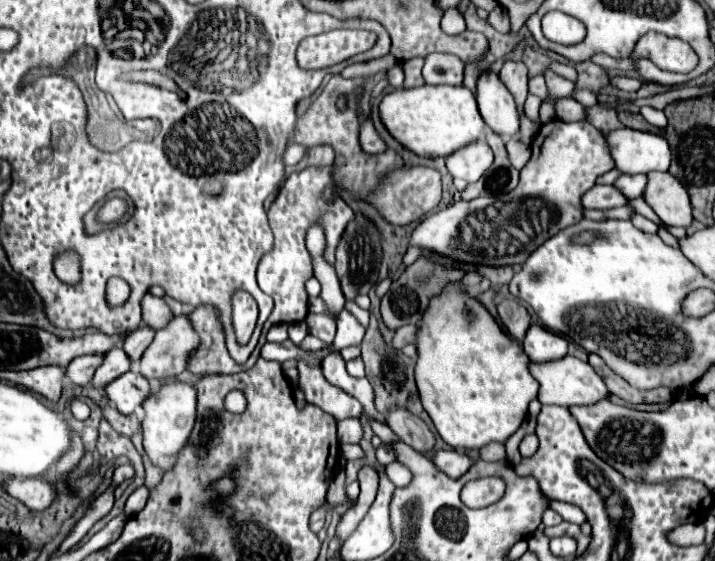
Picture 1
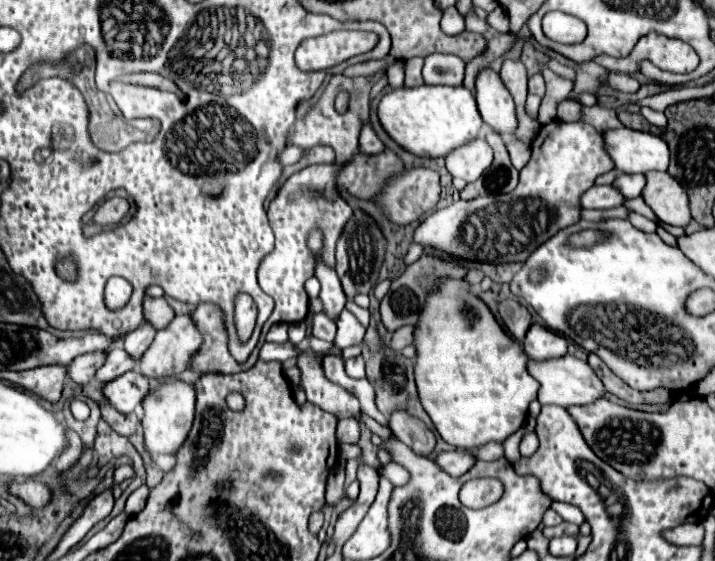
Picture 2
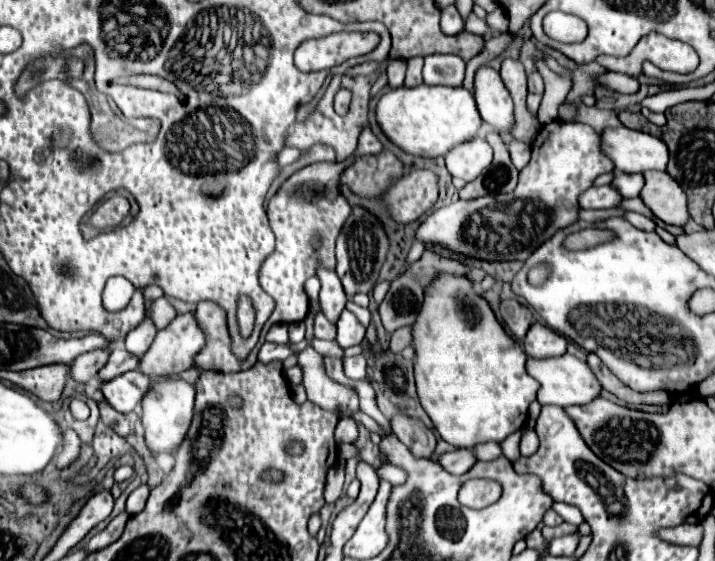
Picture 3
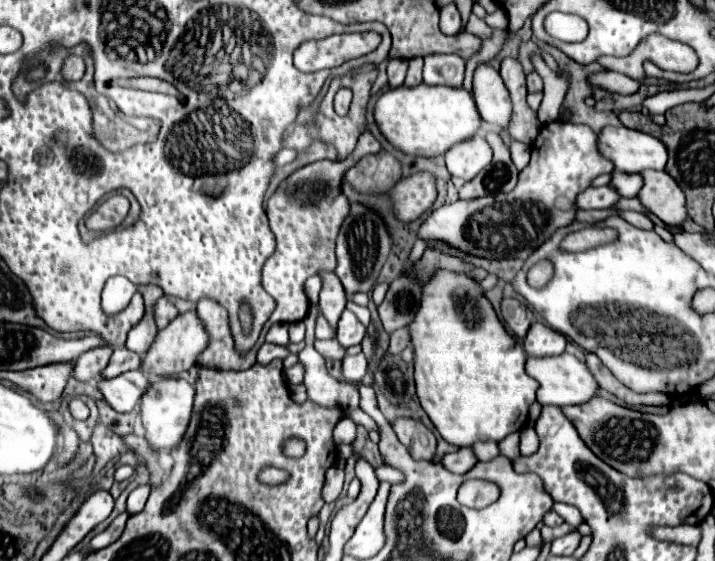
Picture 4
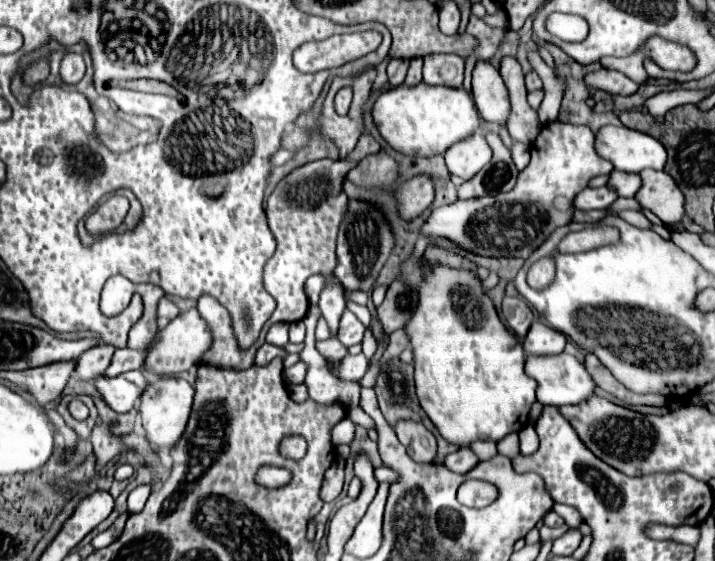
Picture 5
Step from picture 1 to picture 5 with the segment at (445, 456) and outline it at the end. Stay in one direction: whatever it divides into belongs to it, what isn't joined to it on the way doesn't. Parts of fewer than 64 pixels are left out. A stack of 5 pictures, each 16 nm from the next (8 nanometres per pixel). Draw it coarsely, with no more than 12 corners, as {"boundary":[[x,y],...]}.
{"boundary":[[460,448],[444,458],[444,466],[464,474],[478,464],[470,448]]}

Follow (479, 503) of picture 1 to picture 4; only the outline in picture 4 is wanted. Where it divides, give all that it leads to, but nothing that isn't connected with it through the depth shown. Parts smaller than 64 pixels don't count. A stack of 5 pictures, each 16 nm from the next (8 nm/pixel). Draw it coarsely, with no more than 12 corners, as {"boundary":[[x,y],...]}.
{"boundary":[[468,480],[458,500],[470,508],[496,502],[500,486],[490,480]]}

